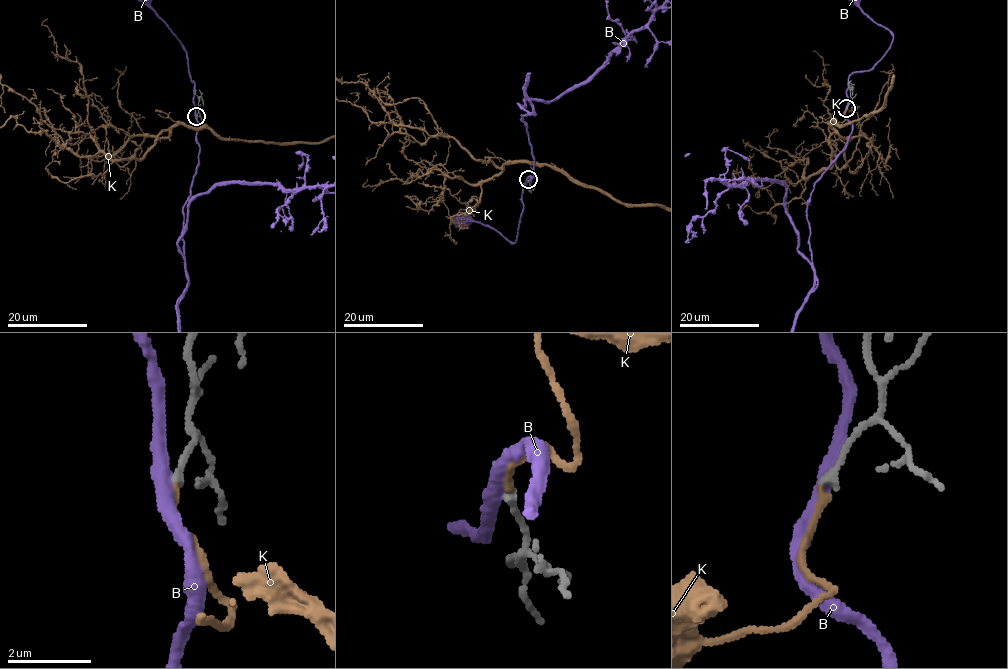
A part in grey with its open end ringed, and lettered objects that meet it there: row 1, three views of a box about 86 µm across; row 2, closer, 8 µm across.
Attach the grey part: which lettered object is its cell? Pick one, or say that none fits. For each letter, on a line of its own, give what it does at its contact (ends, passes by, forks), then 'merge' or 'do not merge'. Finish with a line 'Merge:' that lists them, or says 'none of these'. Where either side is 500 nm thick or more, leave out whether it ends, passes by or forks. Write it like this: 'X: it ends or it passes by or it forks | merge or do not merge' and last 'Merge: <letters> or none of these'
B: it passes by | do not merge
K: it ends | merge
Merge: K

